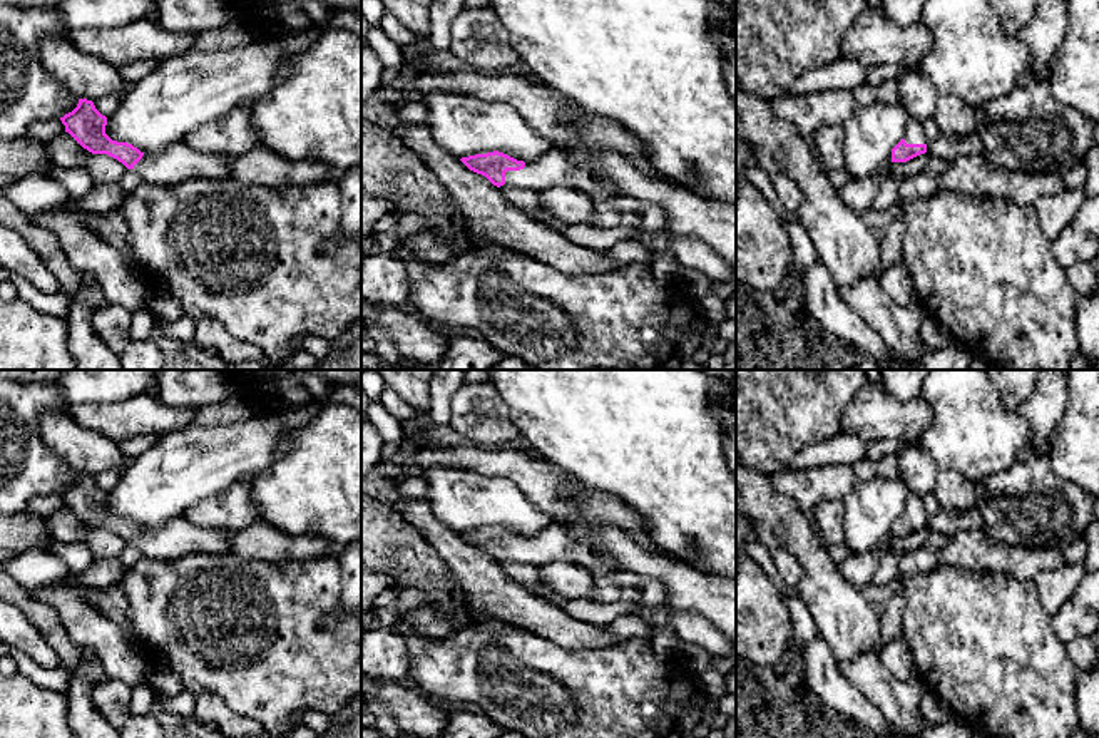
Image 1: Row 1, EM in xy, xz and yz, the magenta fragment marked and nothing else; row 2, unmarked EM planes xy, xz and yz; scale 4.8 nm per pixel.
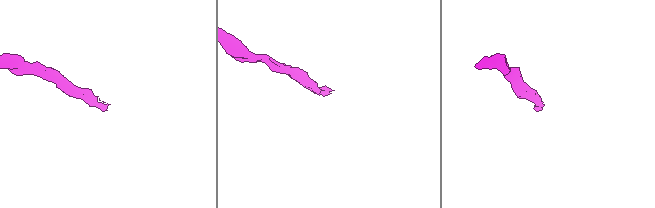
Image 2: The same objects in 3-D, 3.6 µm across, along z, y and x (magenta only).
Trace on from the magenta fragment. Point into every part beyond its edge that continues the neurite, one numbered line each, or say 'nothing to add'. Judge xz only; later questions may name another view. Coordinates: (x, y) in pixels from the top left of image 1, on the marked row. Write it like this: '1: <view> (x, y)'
1: xz (554, 168)

